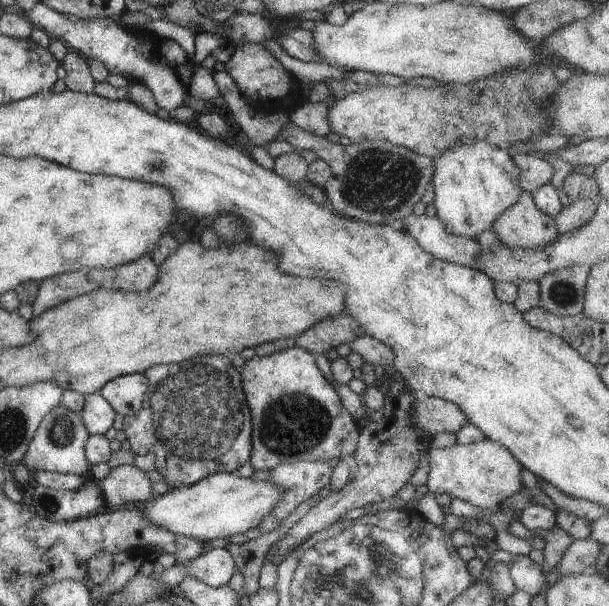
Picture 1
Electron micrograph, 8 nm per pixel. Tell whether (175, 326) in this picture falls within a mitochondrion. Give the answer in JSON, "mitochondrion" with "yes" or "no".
{"mitochondrion":"no"}

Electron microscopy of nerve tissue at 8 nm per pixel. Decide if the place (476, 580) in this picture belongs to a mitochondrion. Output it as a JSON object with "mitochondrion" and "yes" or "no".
{"mitochondrion":"no"}

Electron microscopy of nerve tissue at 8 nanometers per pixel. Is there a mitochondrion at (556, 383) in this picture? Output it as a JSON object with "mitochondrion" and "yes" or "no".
{"mitochondrion":"no"}

